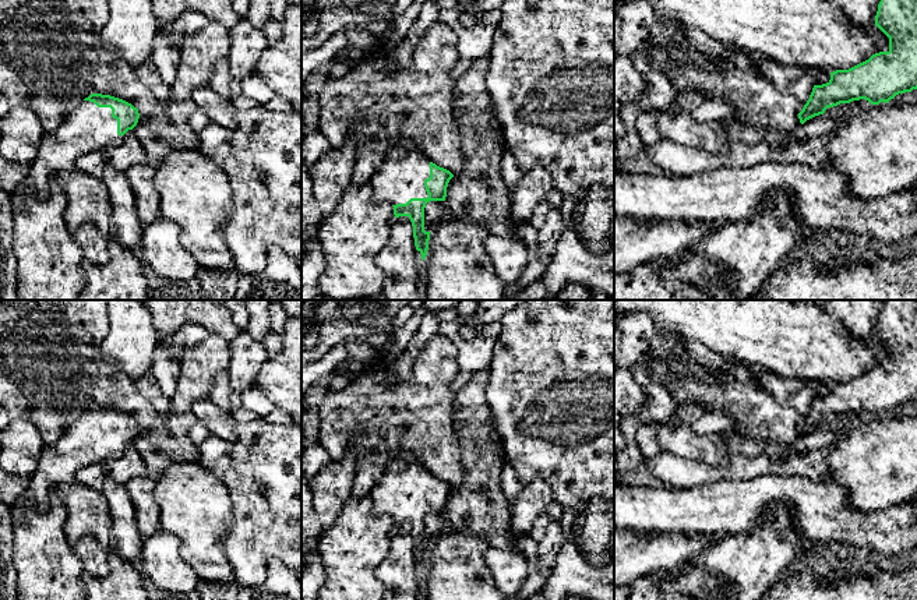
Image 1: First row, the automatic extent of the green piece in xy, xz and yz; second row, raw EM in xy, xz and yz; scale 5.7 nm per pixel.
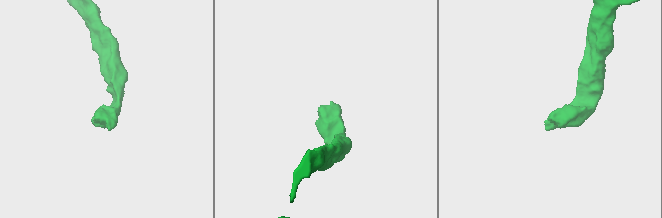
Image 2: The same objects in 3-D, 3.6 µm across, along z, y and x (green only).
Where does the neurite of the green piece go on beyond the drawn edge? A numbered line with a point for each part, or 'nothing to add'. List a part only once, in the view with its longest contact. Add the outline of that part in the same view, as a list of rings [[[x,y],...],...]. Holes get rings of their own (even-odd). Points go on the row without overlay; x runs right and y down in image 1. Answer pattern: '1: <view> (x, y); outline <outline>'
1: xz (401, 489); outline [[[401,459],[389,462],[368,493],[374,515],[406,516],[410,511],[427,511],[424,493],[430,490],[430,472],[420,463]]]

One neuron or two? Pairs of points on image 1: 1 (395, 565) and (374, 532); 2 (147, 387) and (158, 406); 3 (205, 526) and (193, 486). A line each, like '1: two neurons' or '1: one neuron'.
1: two neurons
2: one neuron
3: one neuron

